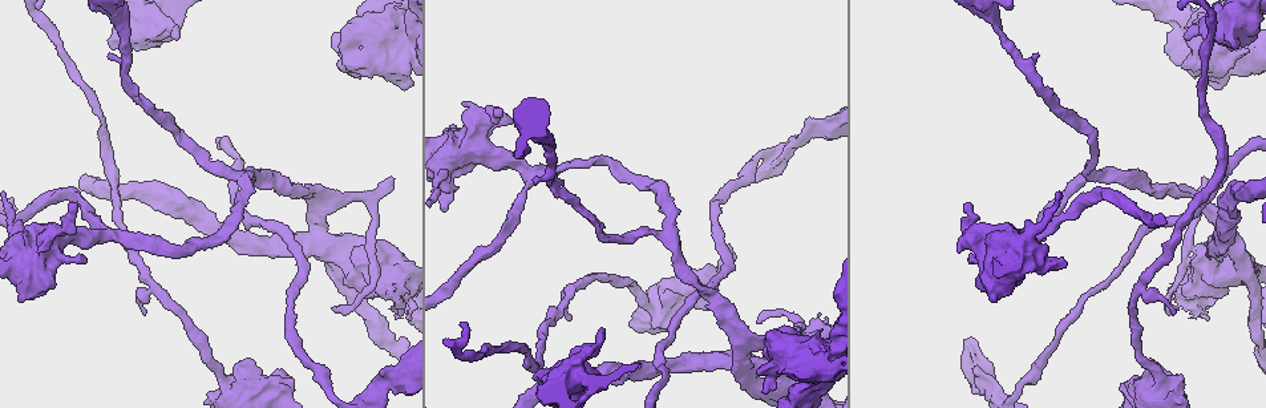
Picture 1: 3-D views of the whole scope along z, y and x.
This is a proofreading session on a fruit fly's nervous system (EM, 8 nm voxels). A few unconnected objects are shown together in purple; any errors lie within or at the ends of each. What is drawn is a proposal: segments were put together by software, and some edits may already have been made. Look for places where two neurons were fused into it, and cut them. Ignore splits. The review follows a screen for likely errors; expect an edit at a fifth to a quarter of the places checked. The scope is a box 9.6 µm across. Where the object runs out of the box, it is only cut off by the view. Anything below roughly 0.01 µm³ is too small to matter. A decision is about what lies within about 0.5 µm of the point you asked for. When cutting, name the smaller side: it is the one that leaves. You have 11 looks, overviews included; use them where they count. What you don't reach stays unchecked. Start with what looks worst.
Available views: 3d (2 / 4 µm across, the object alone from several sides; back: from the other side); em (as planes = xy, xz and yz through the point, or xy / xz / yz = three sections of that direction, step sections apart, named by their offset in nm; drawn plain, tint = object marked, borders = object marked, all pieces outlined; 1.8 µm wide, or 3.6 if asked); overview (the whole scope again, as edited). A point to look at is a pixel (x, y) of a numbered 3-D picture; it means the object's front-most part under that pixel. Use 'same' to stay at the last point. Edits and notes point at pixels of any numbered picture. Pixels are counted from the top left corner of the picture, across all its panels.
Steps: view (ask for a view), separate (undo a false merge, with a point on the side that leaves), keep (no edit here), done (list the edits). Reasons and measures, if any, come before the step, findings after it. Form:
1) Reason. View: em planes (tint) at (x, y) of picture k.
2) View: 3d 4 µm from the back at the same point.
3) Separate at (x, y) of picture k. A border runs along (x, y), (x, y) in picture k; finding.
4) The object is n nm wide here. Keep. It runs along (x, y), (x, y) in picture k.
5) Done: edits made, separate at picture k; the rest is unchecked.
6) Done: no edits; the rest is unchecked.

Sudden change in width. View: 3d 4 µm at (390, 53) of picture 1.

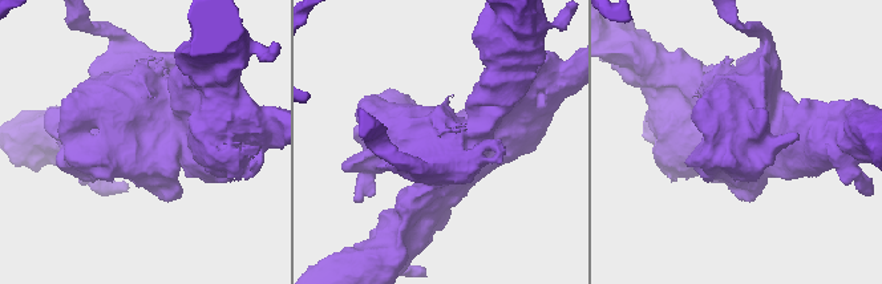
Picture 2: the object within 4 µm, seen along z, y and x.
View: em 3.6 µm planes (tint) at (143, 140) of picture 2.

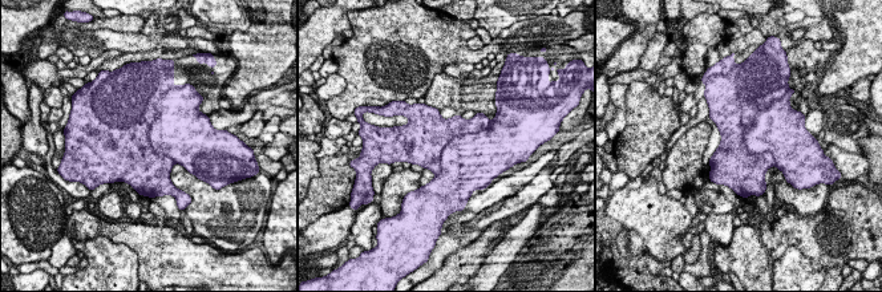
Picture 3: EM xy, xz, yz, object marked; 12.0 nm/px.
Separate at (763, 136) of picture 3. A second neuron is stuck on.

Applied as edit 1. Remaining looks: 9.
Sudden change in width. View: em 3.6 µm planes (tint) at (1040, 257) of picture 1.

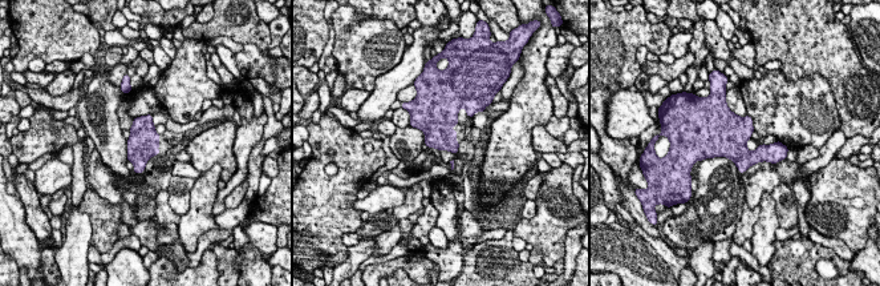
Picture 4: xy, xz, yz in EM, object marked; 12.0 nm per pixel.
Keep. Continuous, no second neuron.

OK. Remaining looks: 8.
Sudden change in width. View: 3d 2 µm at (815, 131) of picture 1.

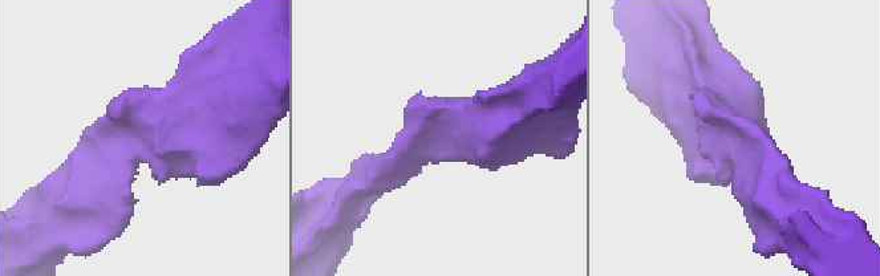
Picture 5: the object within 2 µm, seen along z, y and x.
The arms are 240, 480 nm wide; need the tissue. View: em yz step 4 (tint) at (448, 133) of picture 5.

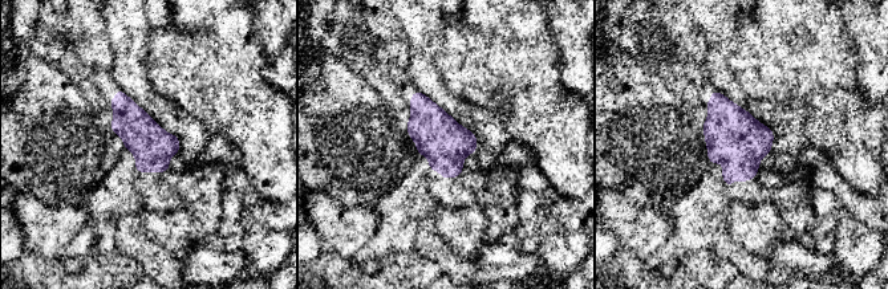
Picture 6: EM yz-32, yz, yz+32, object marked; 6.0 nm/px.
Cut it another way. View: em planes (tint) at the same point.

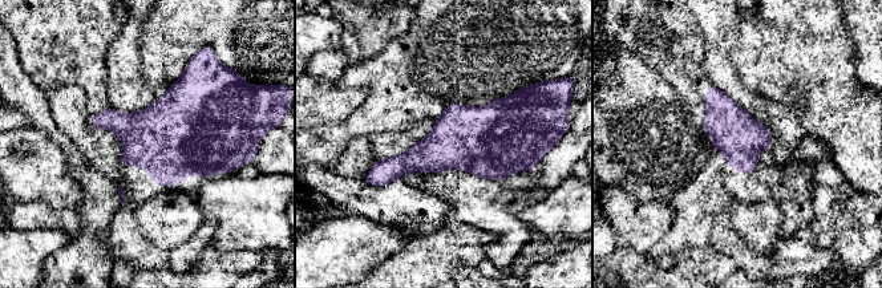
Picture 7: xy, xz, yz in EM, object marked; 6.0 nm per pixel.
The object is 280 nm wide here. Keep. All the same neuron.

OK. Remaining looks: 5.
A fork. View: em 3.6 µm planes (tint) at (244, 176) of picture 1.

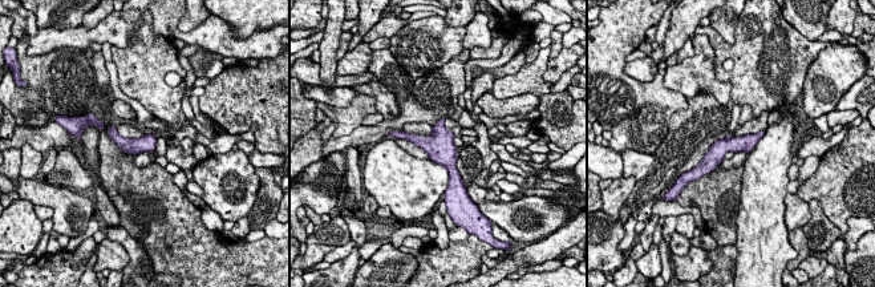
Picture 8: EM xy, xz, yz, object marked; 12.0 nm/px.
The object is 200 nm wide here. Keep. It runs along (757, 136), (728, 144), (707, 166) in picture 8; continuous, no second neuron.

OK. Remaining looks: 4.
Thick turns thin. View: 3d 2 µm at (64, 231) of picture 1.

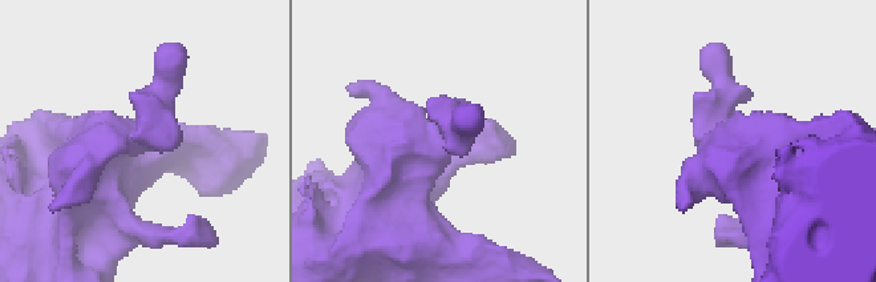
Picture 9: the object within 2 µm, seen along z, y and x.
Shape alone is not enough. View: em yz step 8 (tint) at (436, 138) of picture 9.

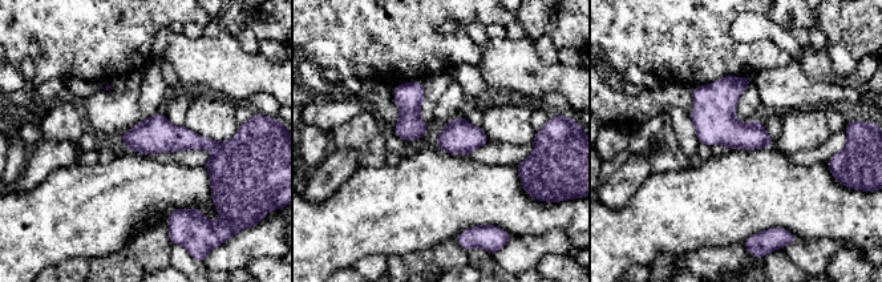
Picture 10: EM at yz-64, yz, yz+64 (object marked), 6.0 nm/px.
View: em planes (tint) at the same point.

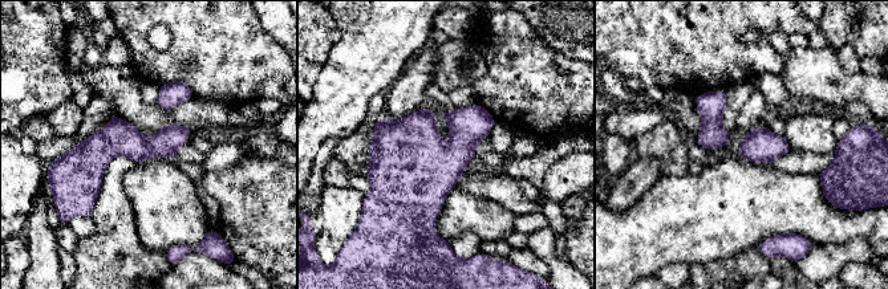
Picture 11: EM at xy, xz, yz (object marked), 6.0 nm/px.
Keep. One neuron here.

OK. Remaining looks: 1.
Done: edits made, separate at picture 3; the rest is unchecked.

